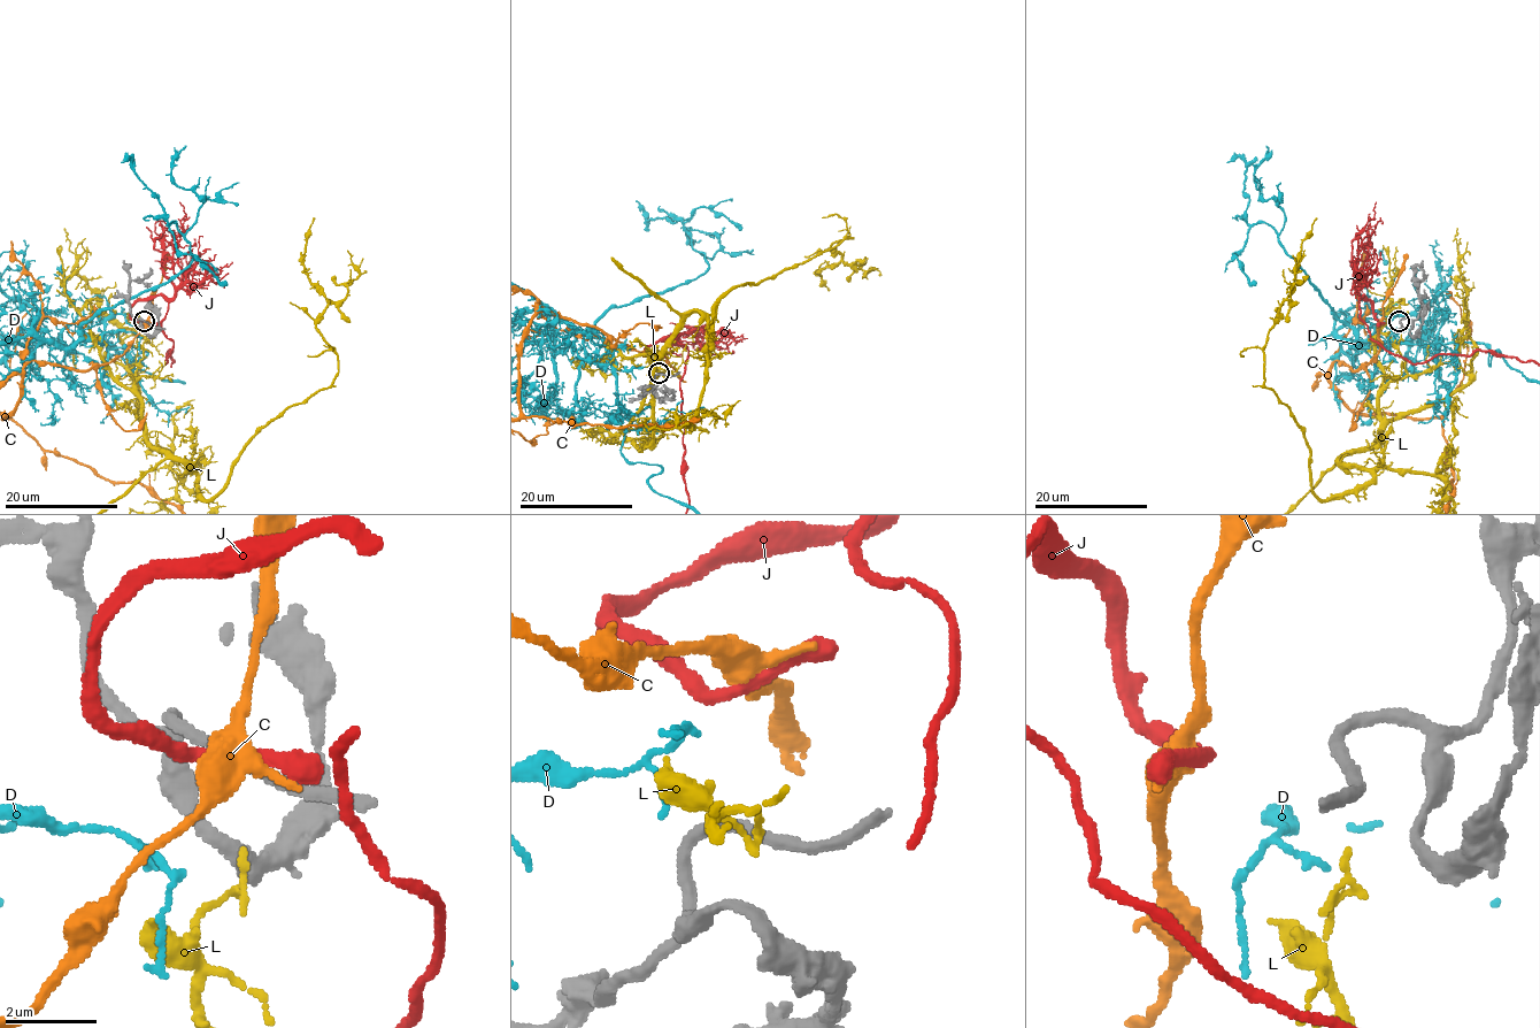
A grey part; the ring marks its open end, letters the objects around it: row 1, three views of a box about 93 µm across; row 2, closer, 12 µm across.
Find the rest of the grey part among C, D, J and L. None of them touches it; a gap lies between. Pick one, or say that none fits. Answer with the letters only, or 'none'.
J

